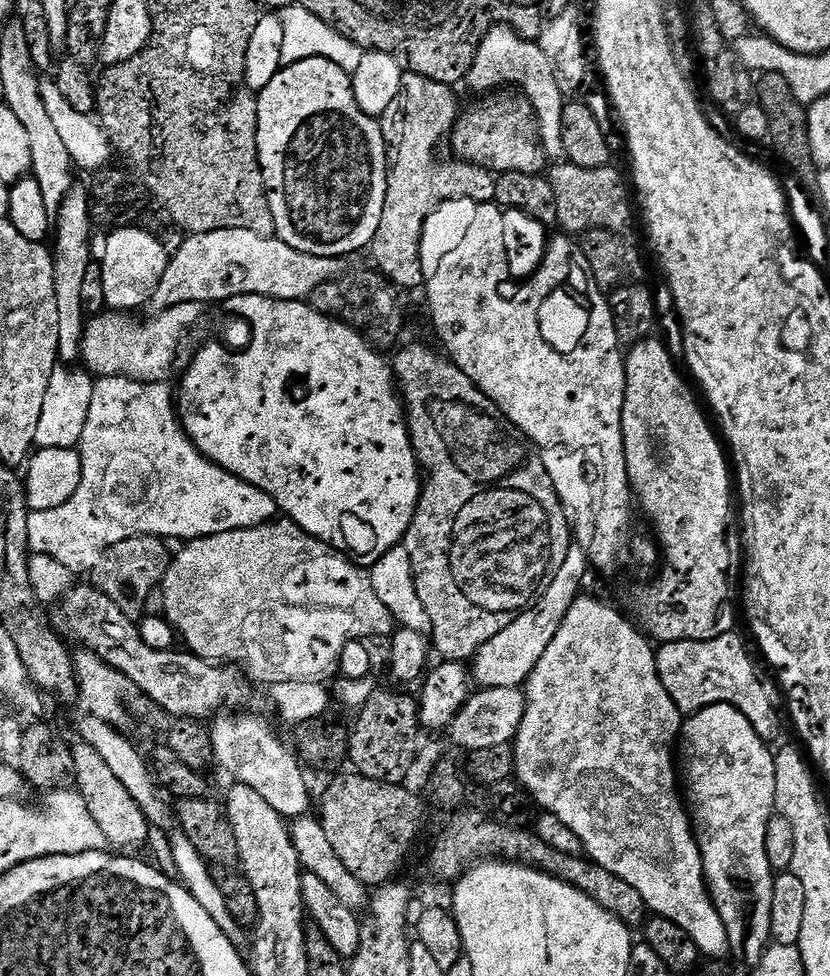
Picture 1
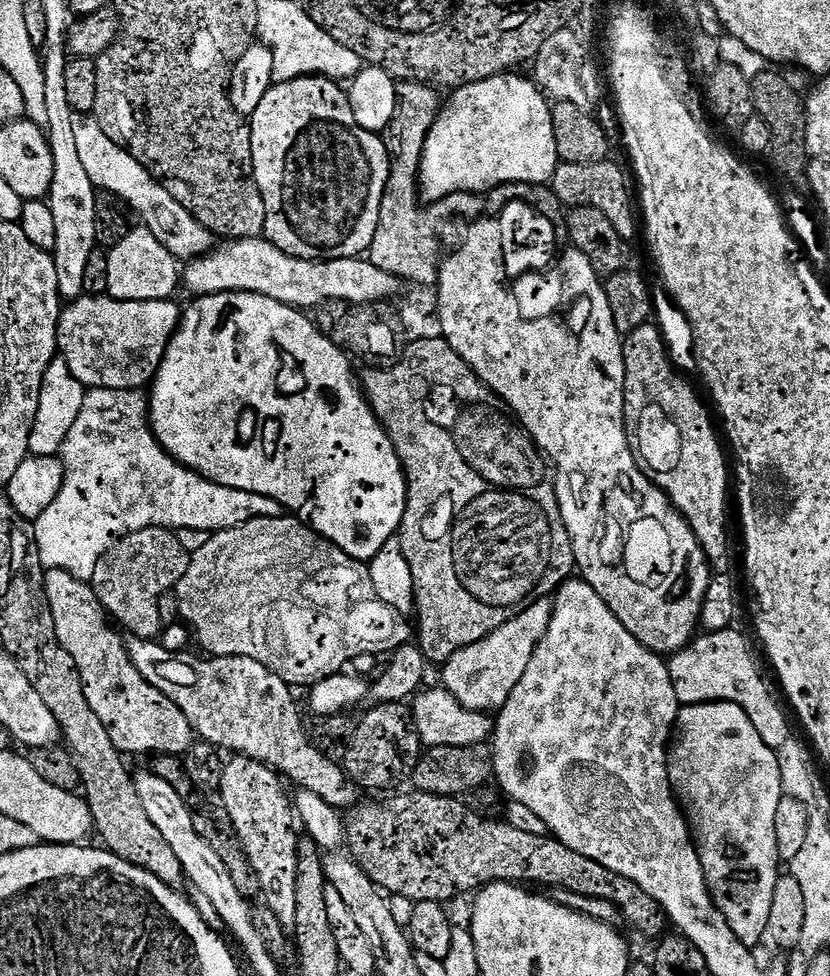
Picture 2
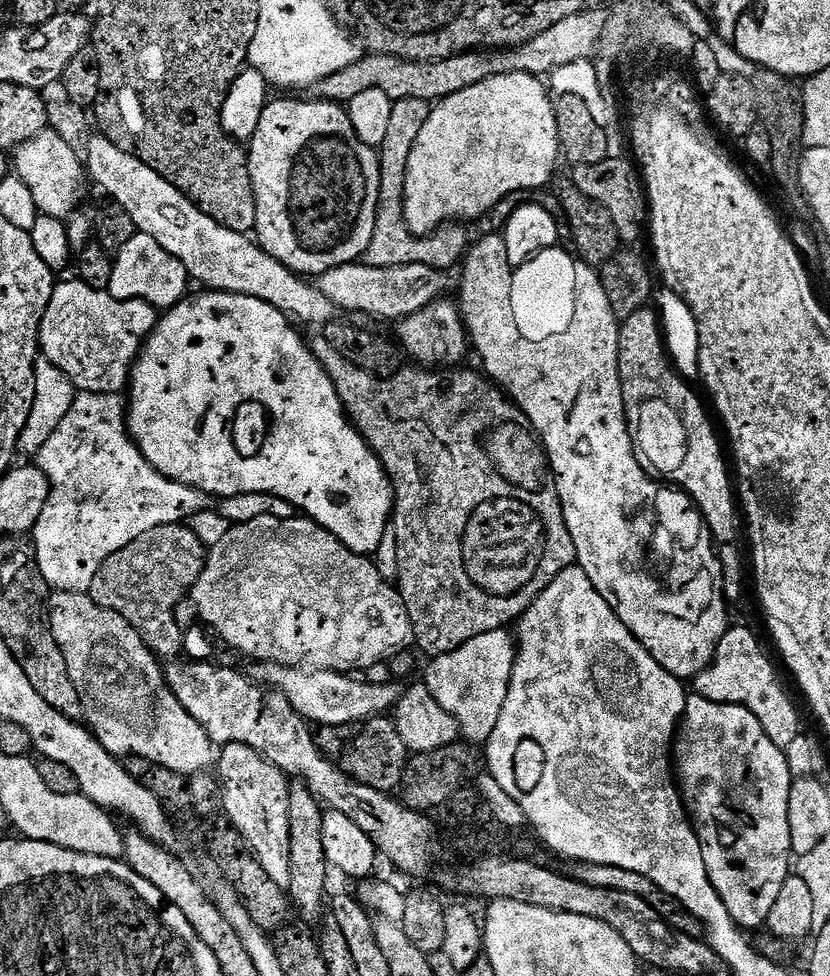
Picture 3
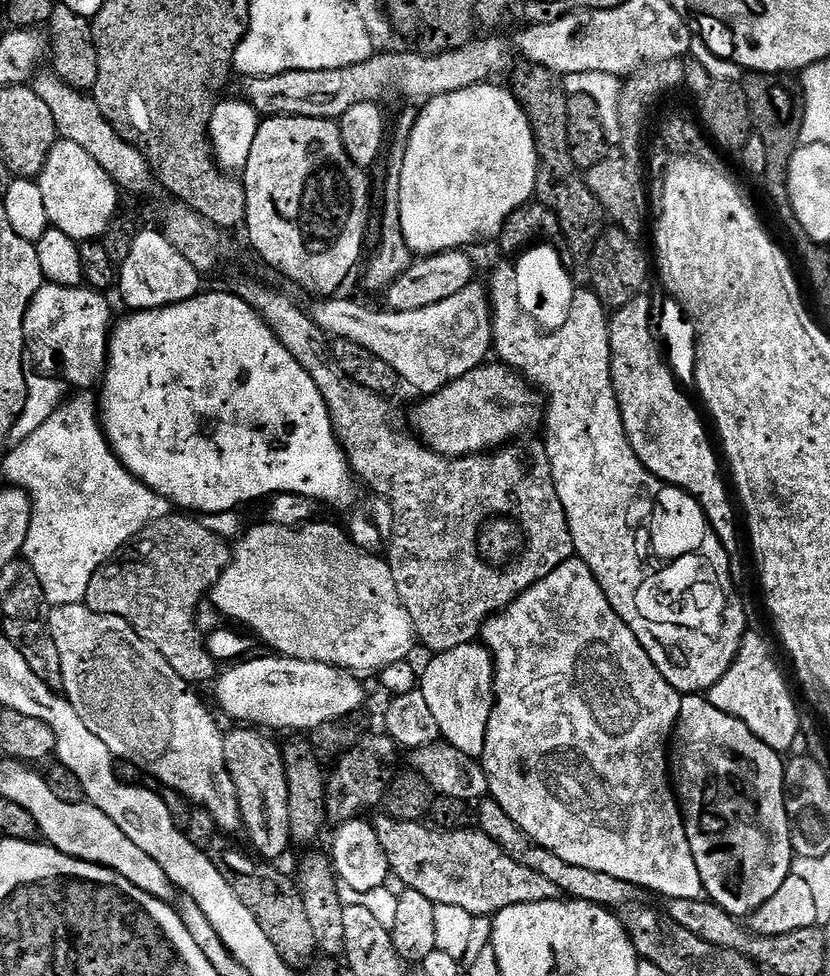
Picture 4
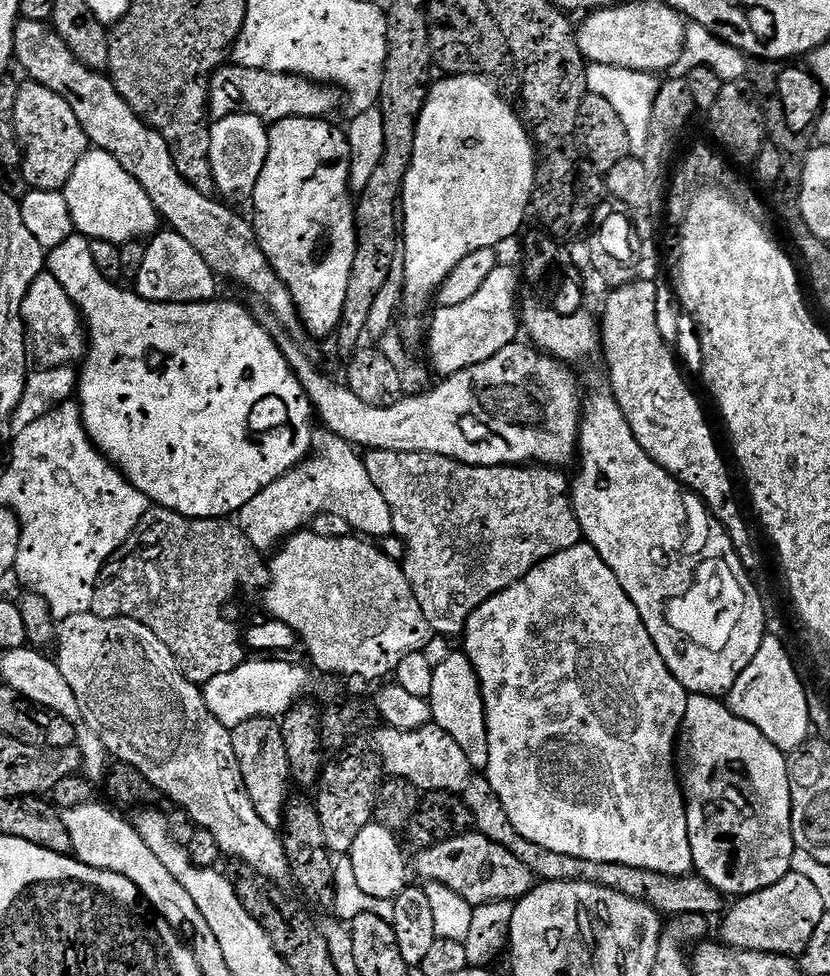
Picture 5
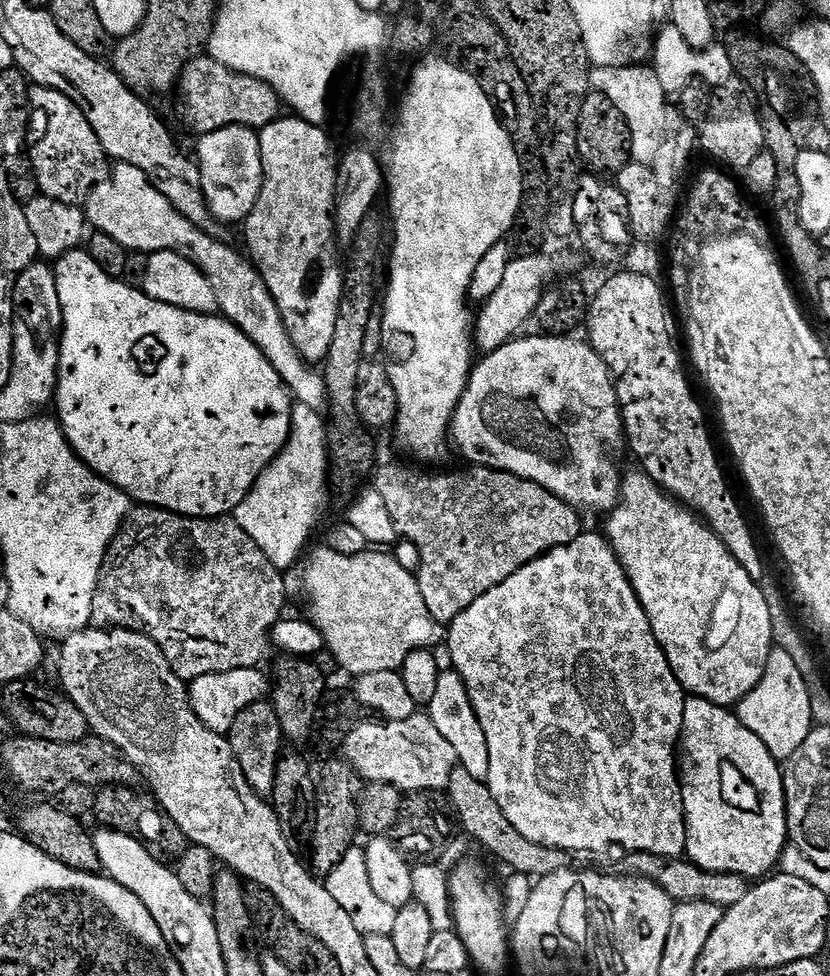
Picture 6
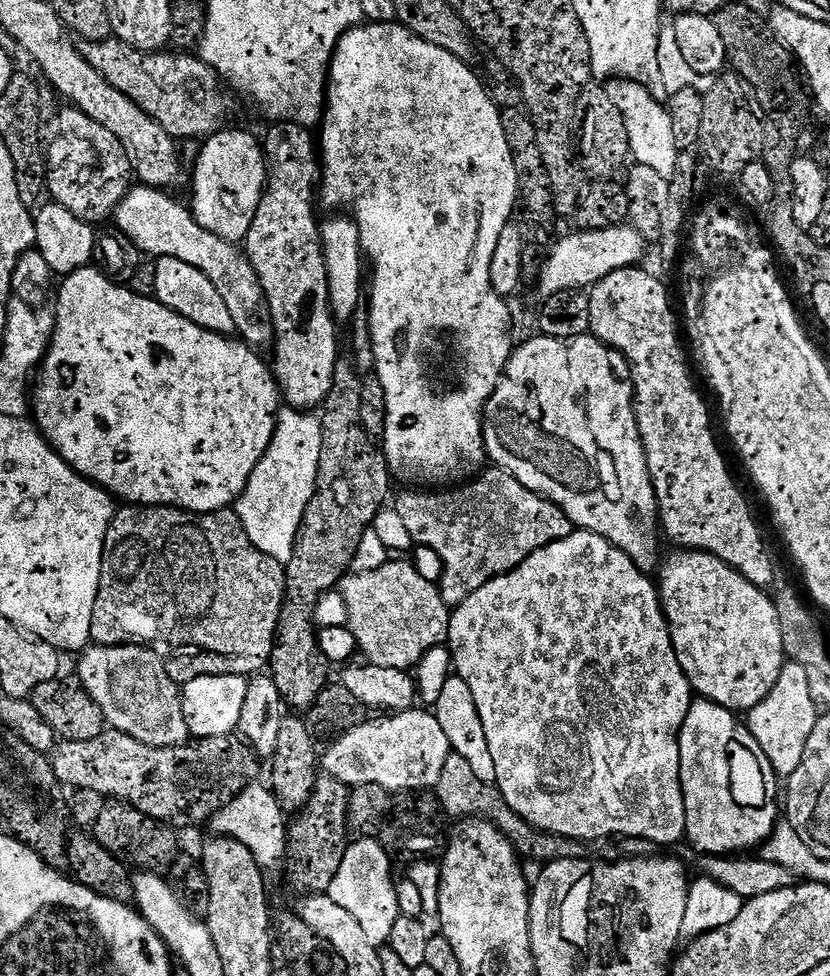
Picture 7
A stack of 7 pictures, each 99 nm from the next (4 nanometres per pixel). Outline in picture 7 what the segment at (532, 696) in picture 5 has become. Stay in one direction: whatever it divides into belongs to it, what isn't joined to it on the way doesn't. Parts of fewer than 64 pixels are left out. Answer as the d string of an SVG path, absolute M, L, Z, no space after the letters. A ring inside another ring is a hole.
M573 530L566 538L562 538L553 544L547 544L542 550L530 554L526 562L522 562L514 570L510 570L501 576L495 576L482 590L474 590L470 598L466 598L461 604L455 605L454 611L448 618L448 639L447 647L452 653L452 668L455 675L463 680L468 688L468 693L472 695L472 701L476 706L476 715L482 722L482 730L486 730L486 746L490 746L490 754L494 758L496 770L495 787L499 788L502 798L517 812L523 820L528 821L534 828L540 829L545 834L553 836L565 836L571 840L582 840L593 842L600 840L603 836L637 836L640 840L649 840L652 844L676 844L683 841L686 836L686 802L684 801L683 782L681 780L680 769L680 731L686 722L686 716L694 699L694 689L688 676L680 665L680 655L676 652L675 645L672 644L672 630L668 627L668 617L661 605L660 594L655 583L652 584L647 575L641 572L630 557L621 548L615 548L606 538L602 538L593 532L583 530Z

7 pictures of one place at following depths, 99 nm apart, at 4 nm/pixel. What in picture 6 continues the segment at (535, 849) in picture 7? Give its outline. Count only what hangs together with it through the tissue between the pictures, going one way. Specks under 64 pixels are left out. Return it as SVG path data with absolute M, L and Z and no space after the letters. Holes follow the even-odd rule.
M456 767L450 774L450 782L446 789L448 803L452 806L455 819L464 827L464 832L472 840L477 840L492 856L497 856L504 864L509 864L511 871L521 872L533 878L558 874L562 870L573 867L573 853L557 848L547 848L541 844L530 842L518 834L514 826L502 814L502 806L494 802L494 794L490 794L487 783L474 774L470 774L465 768Z

